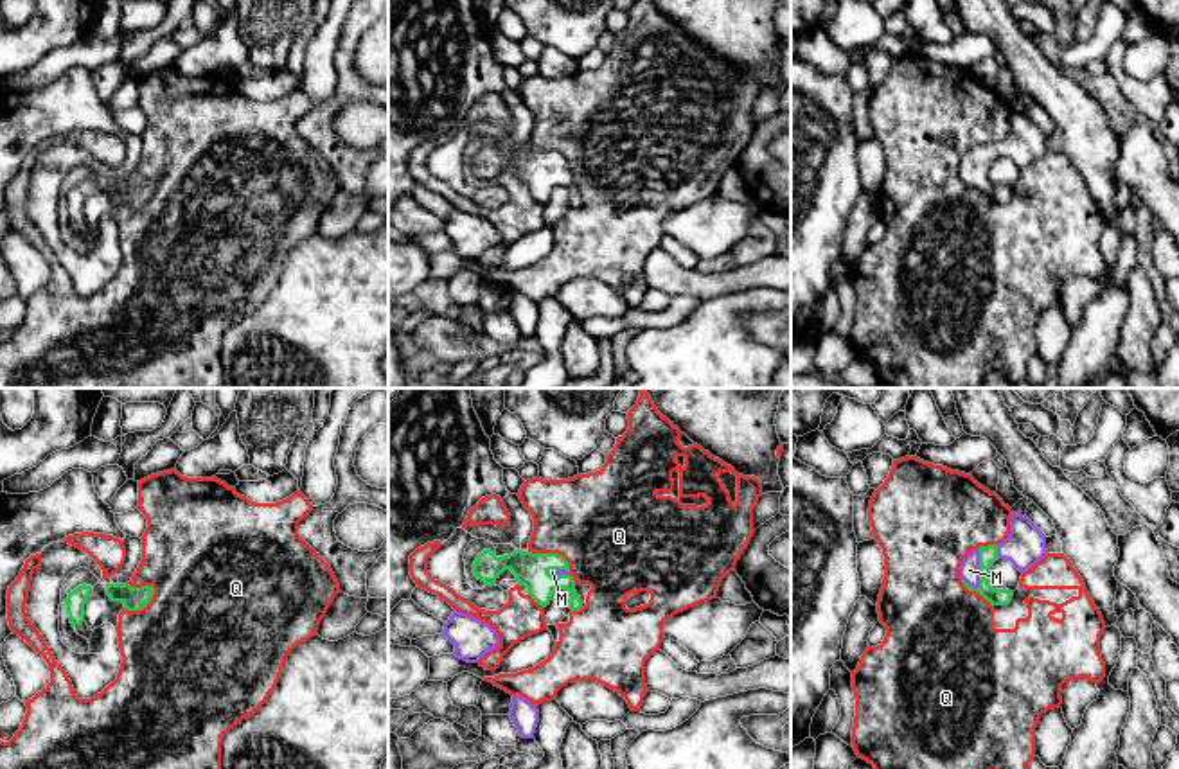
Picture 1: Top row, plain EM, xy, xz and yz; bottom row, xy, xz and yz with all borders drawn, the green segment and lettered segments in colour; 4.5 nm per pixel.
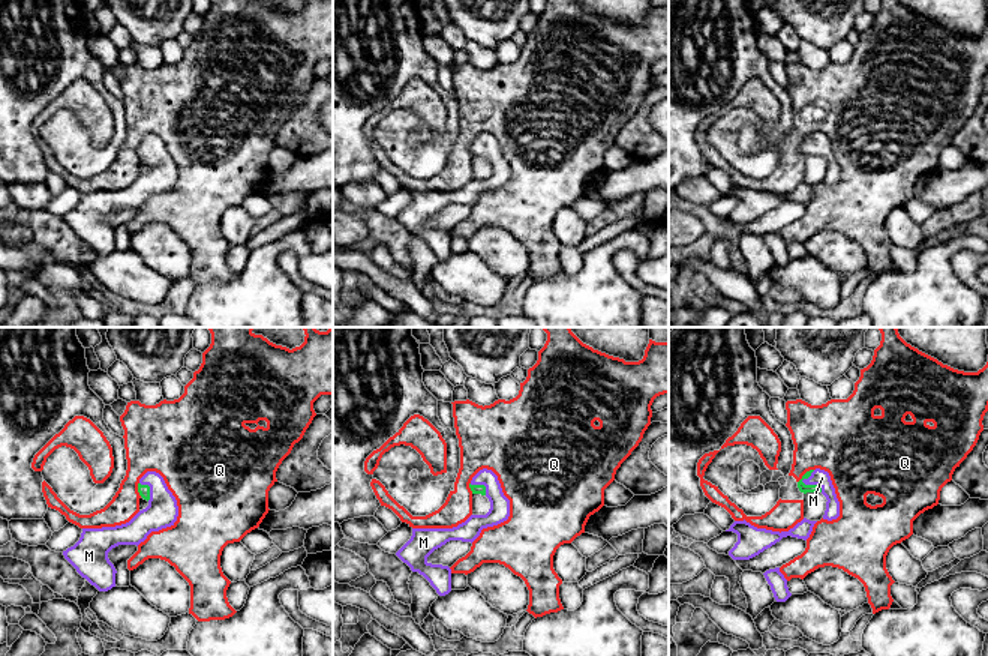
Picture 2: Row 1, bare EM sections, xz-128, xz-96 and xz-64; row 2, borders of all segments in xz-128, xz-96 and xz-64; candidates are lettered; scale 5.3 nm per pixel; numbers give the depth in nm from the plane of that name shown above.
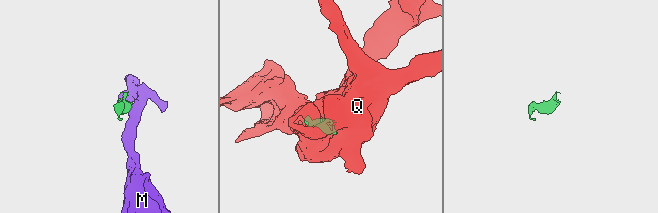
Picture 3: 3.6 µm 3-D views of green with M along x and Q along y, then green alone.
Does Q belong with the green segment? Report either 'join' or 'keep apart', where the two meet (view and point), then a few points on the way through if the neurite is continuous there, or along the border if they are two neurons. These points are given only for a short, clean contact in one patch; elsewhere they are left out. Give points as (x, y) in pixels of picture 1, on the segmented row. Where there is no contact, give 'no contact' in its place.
keep apart; meets green in xy at (142, 608)

